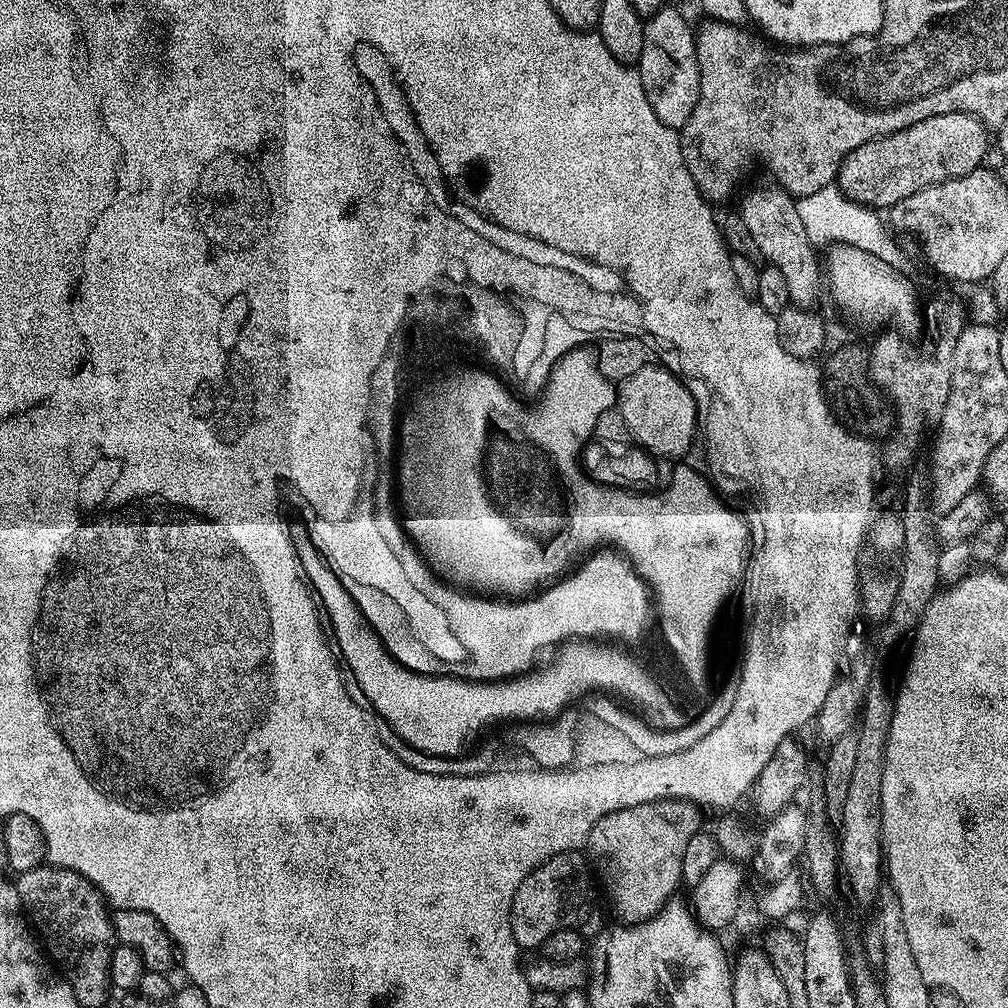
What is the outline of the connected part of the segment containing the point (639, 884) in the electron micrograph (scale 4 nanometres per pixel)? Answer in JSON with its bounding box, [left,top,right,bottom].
[586,800,702,924]

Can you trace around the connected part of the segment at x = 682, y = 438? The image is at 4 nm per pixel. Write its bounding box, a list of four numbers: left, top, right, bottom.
[624,368,692,452]

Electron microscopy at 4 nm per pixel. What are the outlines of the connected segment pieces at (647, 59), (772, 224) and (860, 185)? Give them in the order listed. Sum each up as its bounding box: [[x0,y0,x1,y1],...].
[[638,6,700,128],[738,186,822,309],[835,112,989,210]]

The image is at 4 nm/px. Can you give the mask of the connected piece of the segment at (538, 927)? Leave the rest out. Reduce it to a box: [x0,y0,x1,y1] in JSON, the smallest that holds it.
[510,851,605,950]

